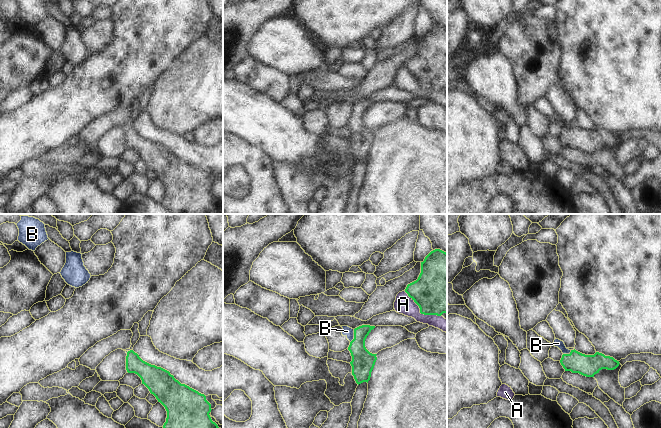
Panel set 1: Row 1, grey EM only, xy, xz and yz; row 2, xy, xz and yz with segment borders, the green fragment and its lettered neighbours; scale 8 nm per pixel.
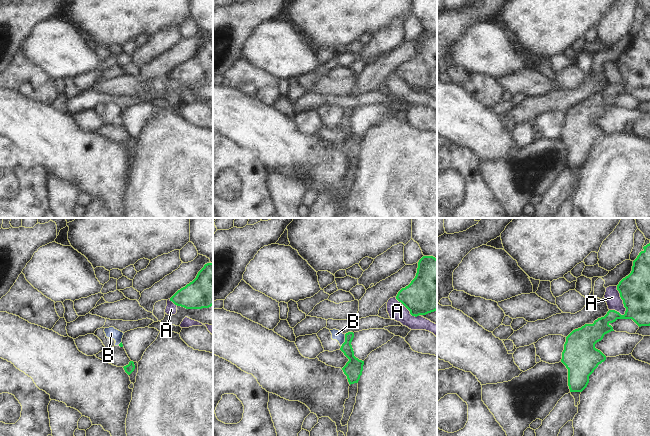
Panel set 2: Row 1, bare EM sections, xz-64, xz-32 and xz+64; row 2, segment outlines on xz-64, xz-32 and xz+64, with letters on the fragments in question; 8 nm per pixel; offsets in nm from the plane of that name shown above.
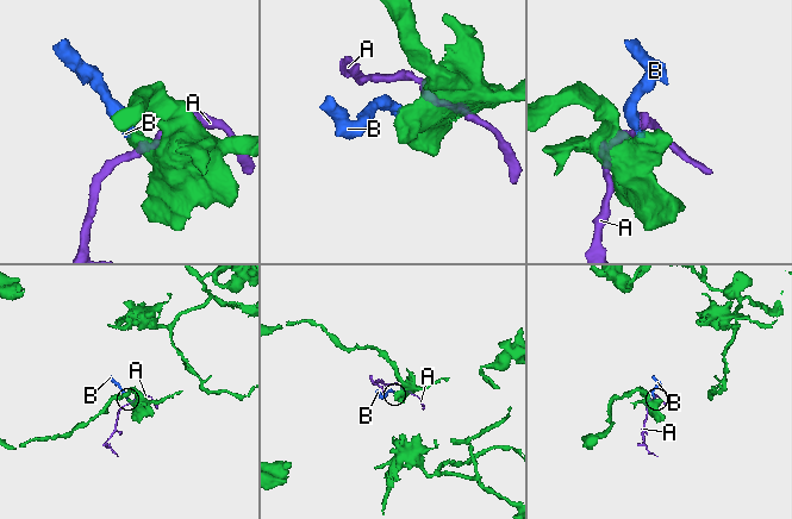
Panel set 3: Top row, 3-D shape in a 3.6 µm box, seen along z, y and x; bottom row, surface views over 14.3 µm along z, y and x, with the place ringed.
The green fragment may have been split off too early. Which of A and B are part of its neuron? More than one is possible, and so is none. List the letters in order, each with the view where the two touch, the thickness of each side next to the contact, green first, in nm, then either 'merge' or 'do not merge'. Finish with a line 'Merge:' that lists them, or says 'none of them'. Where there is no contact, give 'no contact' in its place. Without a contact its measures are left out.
A: contact in xz; calibres 400 and 150 nm; do not merge
B: contact in xz; calibres 180 and 80 nm; do not merge
Merge: none of them

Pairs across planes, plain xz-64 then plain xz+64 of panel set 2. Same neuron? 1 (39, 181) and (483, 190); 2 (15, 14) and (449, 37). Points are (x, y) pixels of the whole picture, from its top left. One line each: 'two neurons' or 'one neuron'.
1: one neuron
2: one neuron

